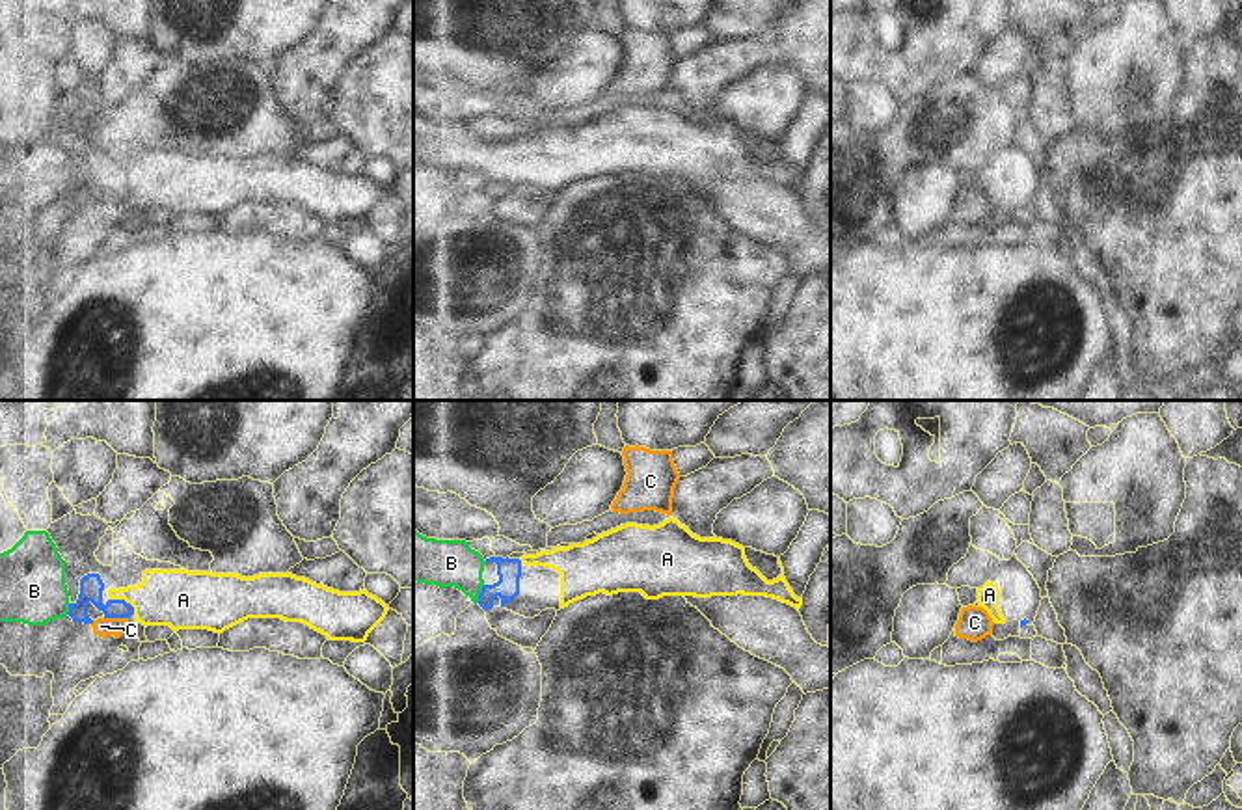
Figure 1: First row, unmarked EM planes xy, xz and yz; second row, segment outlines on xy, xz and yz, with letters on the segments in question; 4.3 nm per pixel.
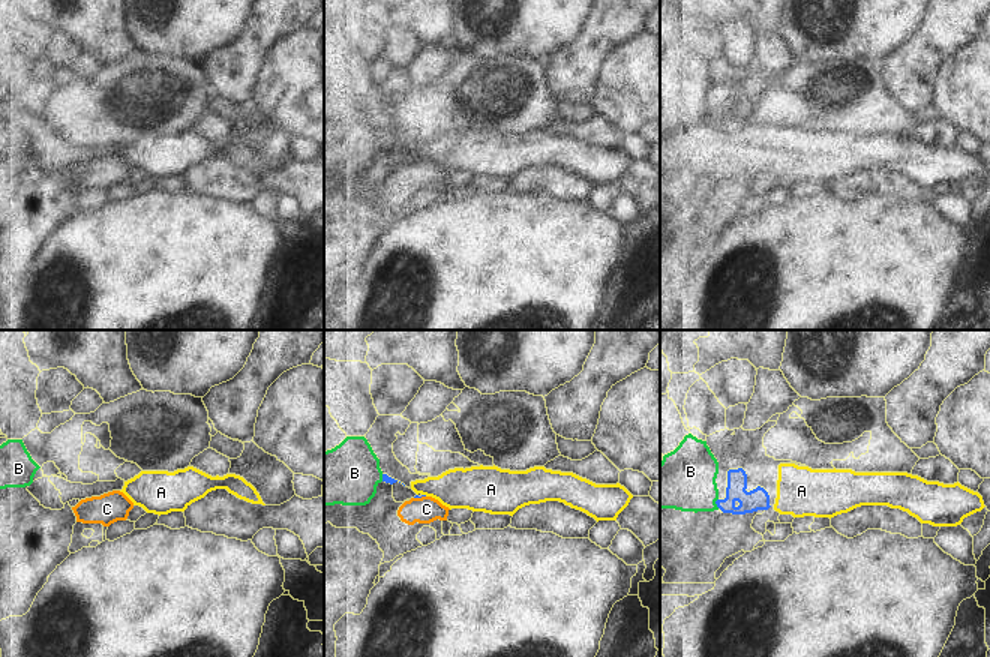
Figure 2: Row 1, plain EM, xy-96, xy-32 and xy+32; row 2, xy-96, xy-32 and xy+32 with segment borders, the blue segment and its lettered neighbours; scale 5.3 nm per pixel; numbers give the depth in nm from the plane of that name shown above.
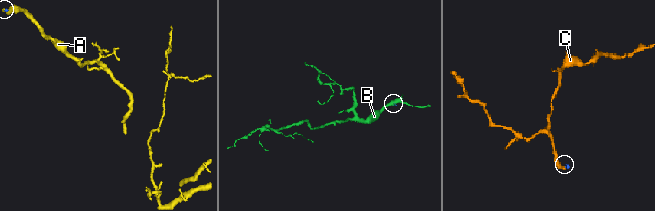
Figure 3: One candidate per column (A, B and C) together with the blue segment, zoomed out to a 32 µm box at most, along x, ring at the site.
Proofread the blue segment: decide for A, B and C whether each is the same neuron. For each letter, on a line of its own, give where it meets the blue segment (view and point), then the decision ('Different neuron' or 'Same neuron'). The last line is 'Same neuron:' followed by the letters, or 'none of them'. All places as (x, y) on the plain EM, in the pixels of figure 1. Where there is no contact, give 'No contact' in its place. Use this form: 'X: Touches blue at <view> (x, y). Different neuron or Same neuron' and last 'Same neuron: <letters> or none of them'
A: Touches blue at xy (125, 185). Same neuron
B: Touches blue at xz (479, 177). Same neuron
C: Touches blue at xy (116, 200). Different neuron
Same neuron: A, B.

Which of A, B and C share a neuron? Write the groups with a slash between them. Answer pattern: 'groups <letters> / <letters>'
groups A B / C

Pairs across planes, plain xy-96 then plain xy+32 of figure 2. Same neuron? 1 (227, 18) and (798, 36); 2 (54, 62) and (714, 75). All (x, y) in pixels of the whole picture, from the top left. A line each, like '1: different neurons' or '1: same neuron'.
1: same neuron
2: different neurons

